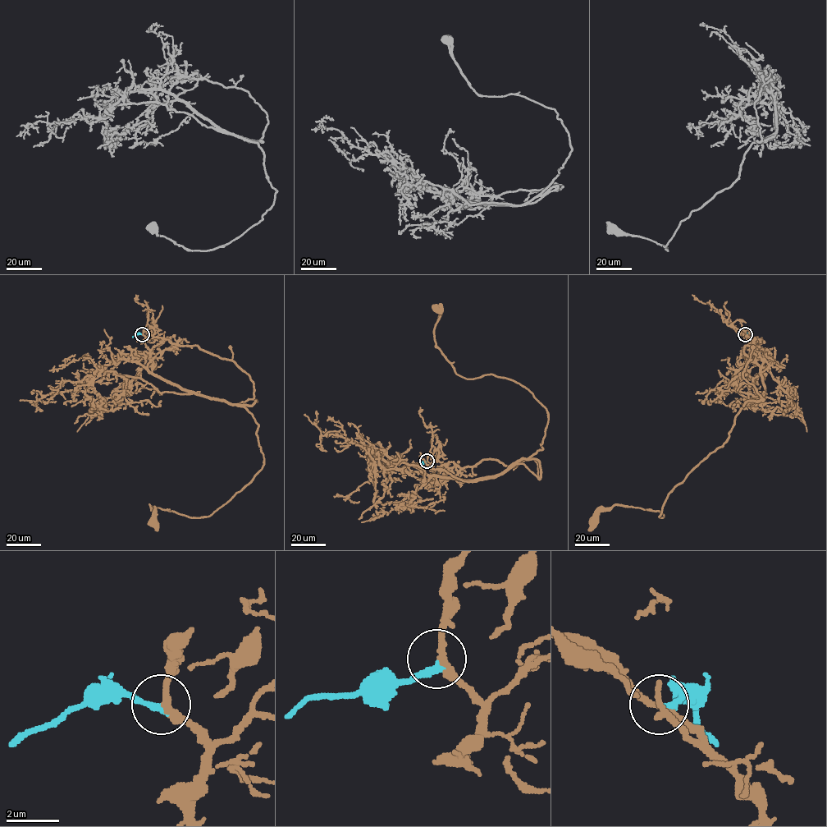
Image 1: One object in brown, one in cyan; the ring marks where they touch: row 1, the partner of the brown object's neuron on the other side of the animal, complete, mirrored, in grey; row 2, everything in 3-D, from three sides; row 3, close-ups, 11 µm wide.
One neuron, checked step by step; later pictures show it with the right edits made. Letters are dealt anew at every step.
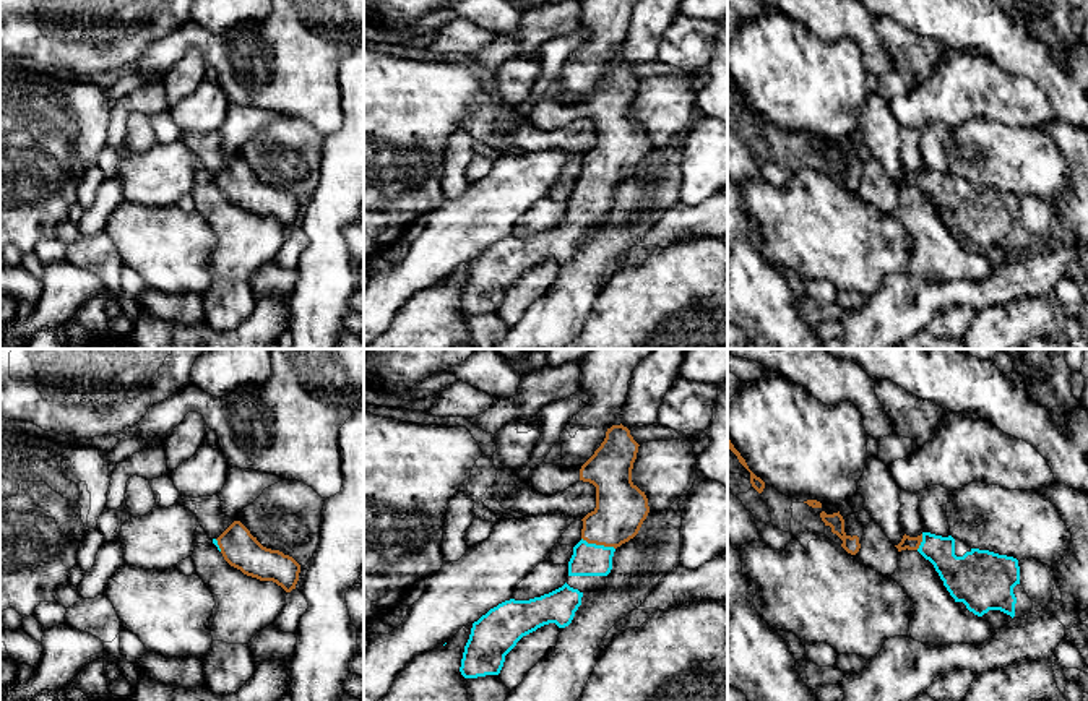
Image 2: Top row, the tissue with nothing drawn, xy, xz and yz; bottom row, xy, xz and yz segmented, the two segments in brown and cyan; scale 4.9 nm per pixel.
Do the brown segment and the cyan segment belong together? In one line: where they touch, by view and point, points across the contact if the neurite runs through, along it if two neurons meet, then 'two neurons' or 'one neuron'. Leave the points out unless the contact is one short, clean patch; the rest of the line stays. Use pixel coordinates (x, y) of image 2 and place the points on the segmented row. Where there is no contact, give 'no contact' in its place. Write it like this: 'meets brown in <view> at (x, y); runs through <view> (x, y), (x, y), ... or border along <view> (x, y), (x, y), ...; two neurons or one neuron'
meets brown in xz at (598, 544); one neuron

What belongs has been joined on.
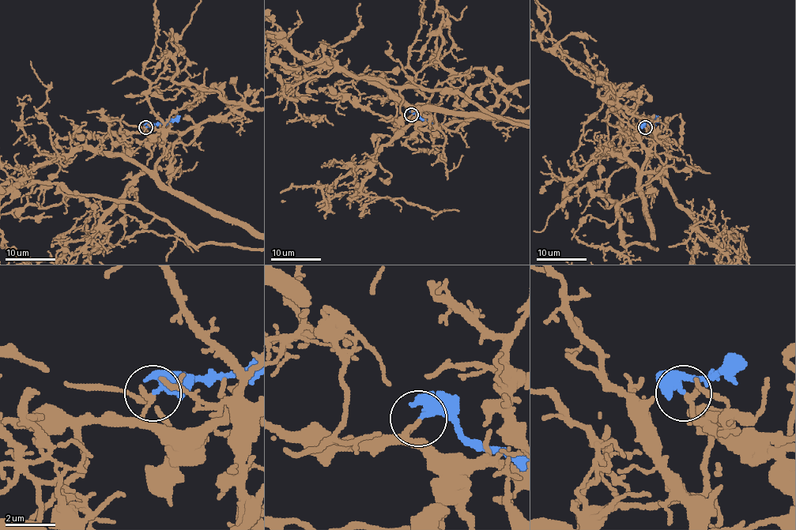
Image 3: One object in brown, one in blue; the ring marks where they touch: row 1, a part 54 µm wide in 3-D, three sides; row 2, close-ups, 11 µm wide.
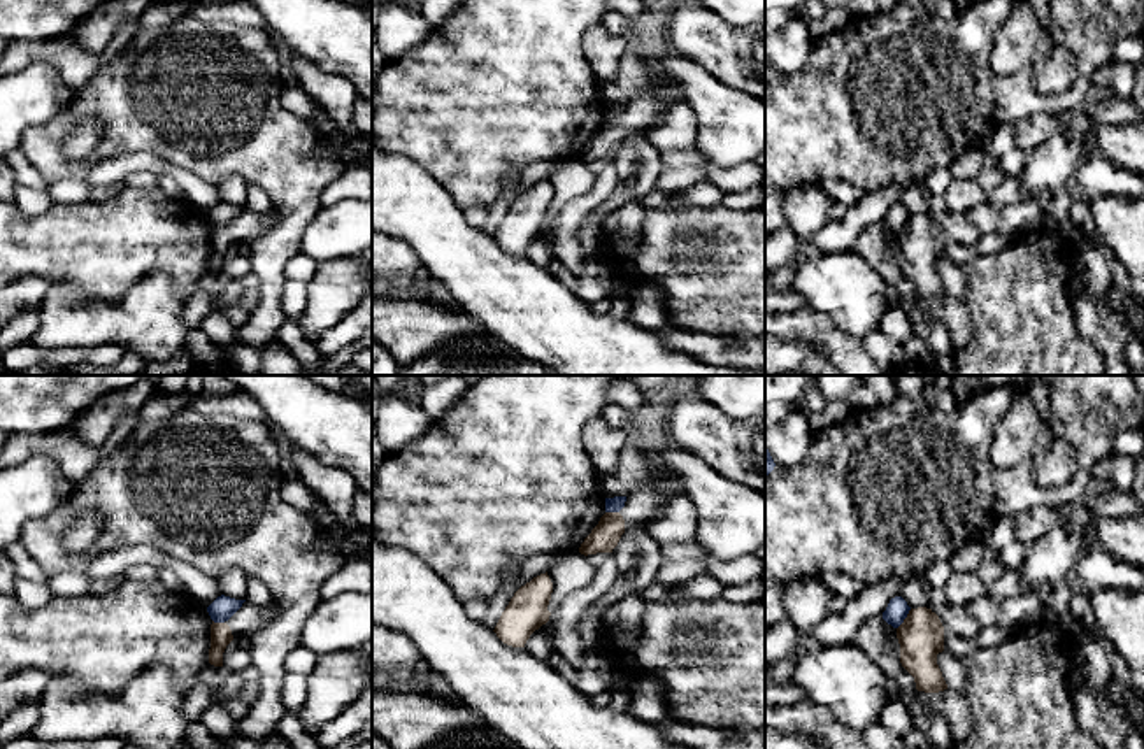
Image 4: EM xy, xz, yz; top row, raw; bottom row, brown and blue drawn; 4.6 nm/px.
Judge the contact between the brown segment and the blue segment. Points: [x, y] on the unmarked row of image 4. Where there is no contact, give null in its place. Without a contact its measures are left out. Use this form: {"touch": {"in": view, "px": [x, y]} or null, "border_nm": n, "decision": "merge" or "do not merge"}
{"touch": {"in": "yz", "px": [904, 227]}, "border_nm": 120, "decision": "do not merge"}

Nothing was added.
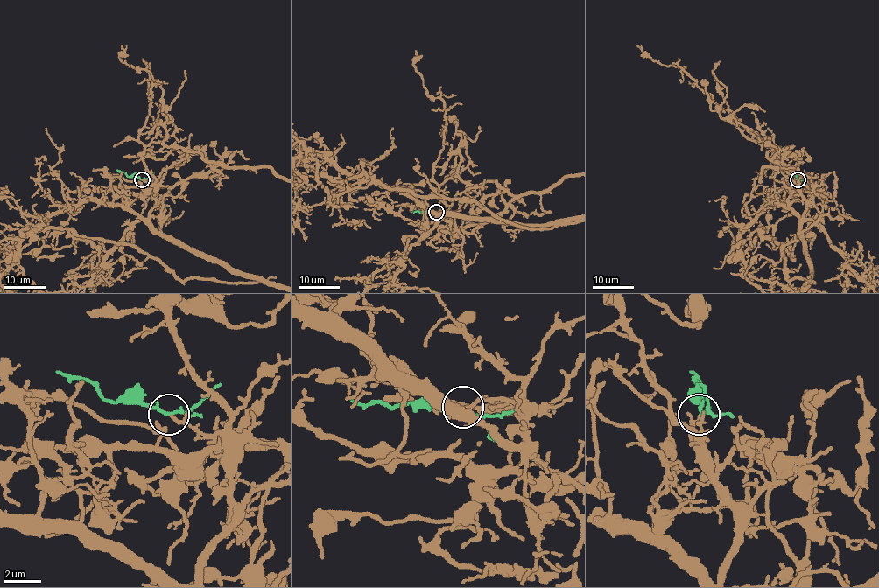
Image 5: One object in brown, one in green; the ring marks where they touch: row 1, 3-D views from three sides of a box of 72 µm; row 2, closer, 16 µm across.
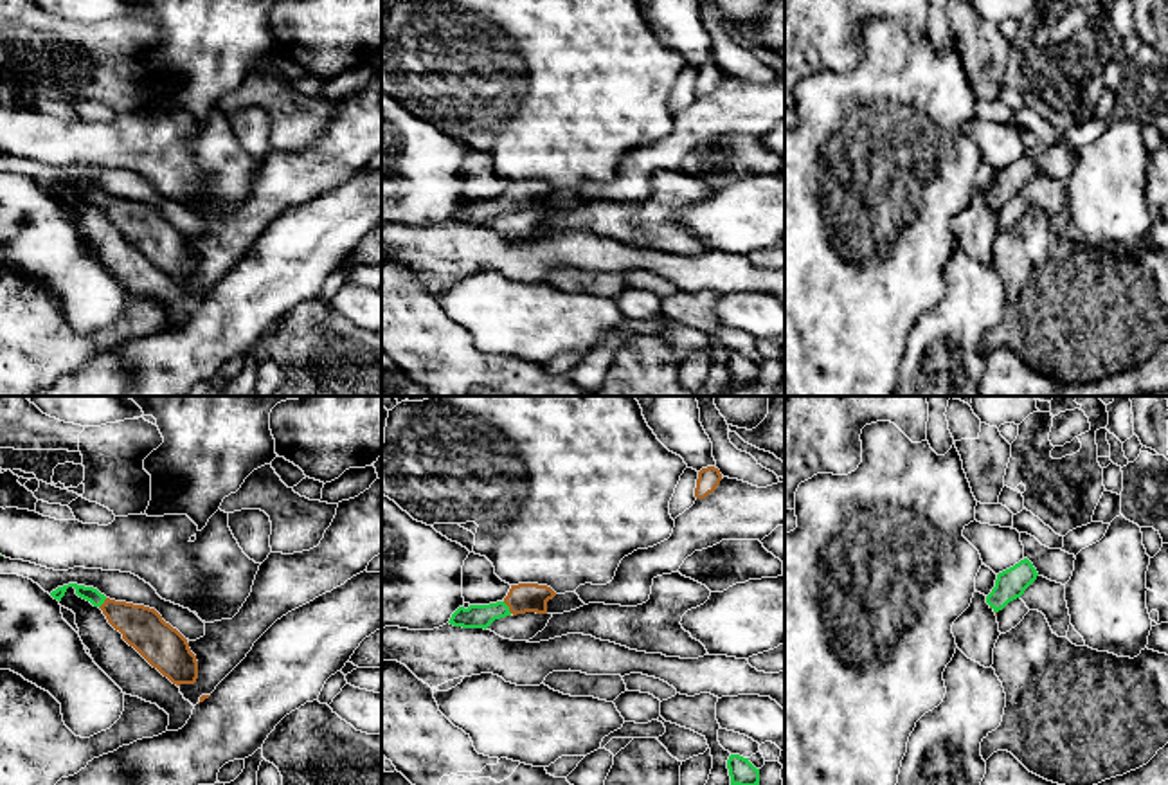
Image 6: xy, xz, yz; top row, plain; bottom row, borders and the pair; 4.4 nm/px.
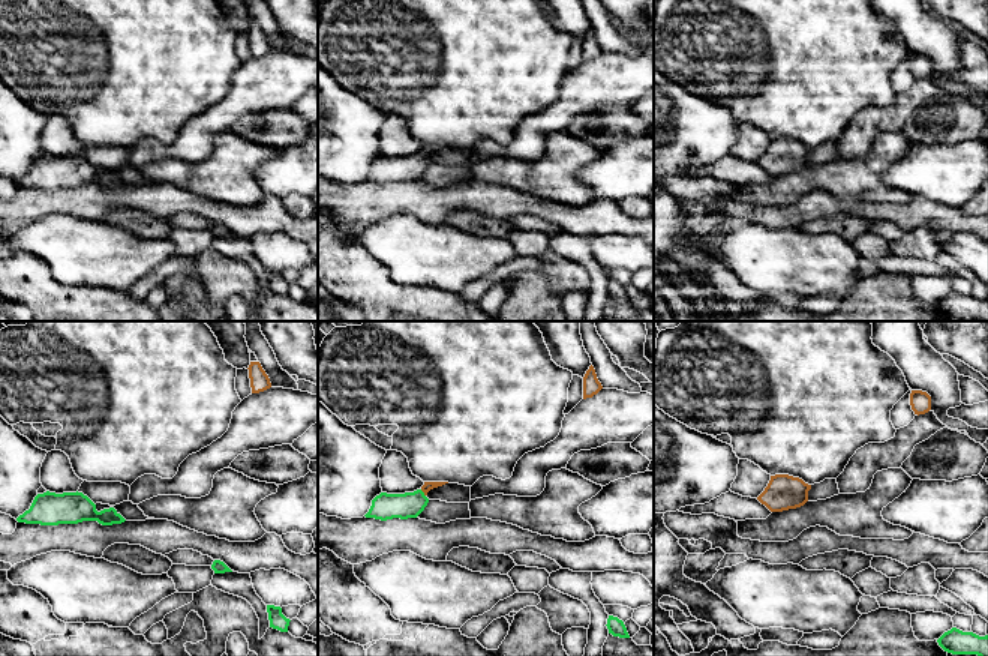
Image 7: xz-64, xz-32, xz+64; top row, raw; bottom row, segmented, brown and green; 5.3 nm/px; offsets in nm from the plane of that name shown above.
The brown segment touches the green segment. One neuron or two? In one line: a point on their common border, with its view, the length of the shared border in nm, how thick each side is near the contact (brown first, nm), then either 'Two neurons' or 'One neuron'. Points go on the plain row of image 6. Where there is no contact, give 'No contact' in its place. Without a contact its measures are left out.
Touches brown at xz (508, 202). Shared border 70 nm. Thickness 130 nm (brown) against 110 nm. One neuron

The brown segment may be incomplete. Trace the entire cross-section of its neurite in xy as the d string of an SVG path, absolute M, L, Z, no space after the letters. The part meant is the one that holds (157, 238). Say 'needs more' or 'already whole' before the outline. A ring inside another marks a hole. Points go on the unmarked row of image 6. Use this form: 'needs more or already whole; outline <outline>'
needs more; outline M77 180L58 184L50 193L61 198L68 184L74 184L79 194L99 203L108 220L122 230L122 236L173 281L196 279L198 257L187 236L166 220L155 205L115 198L94 184Z

